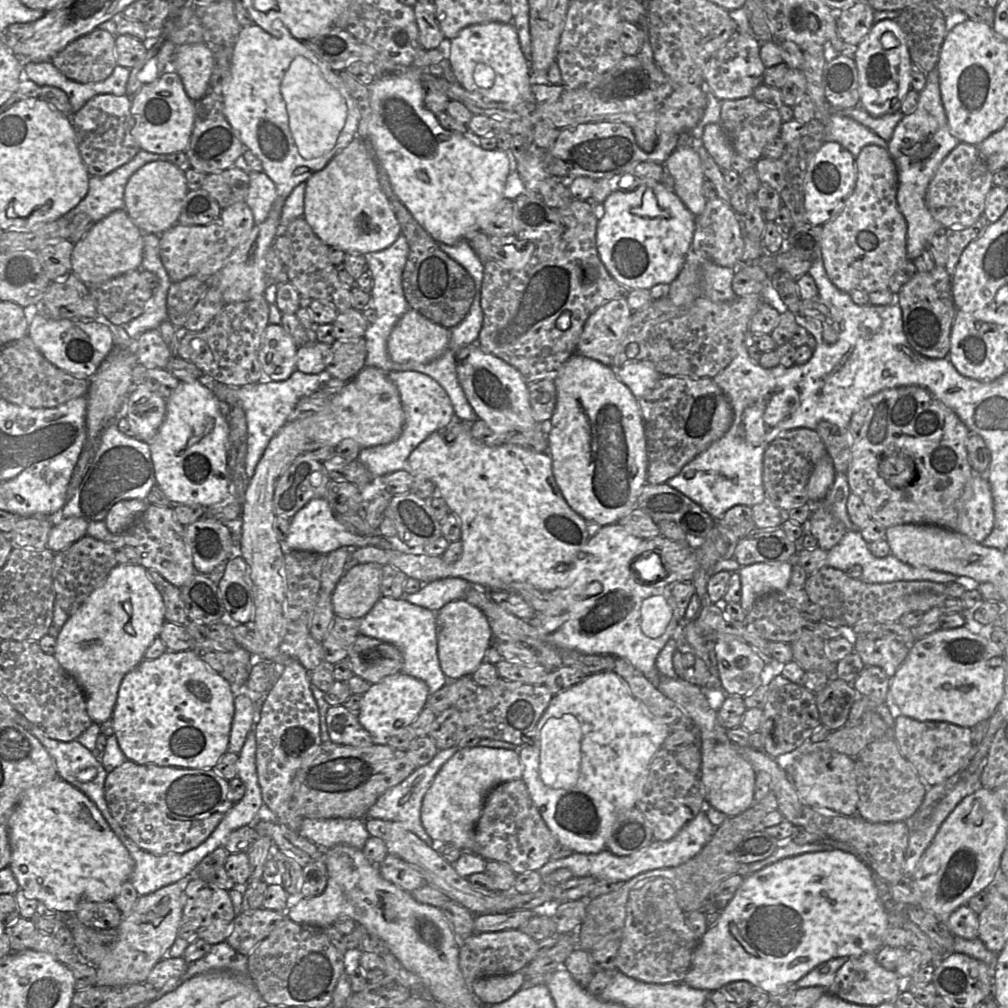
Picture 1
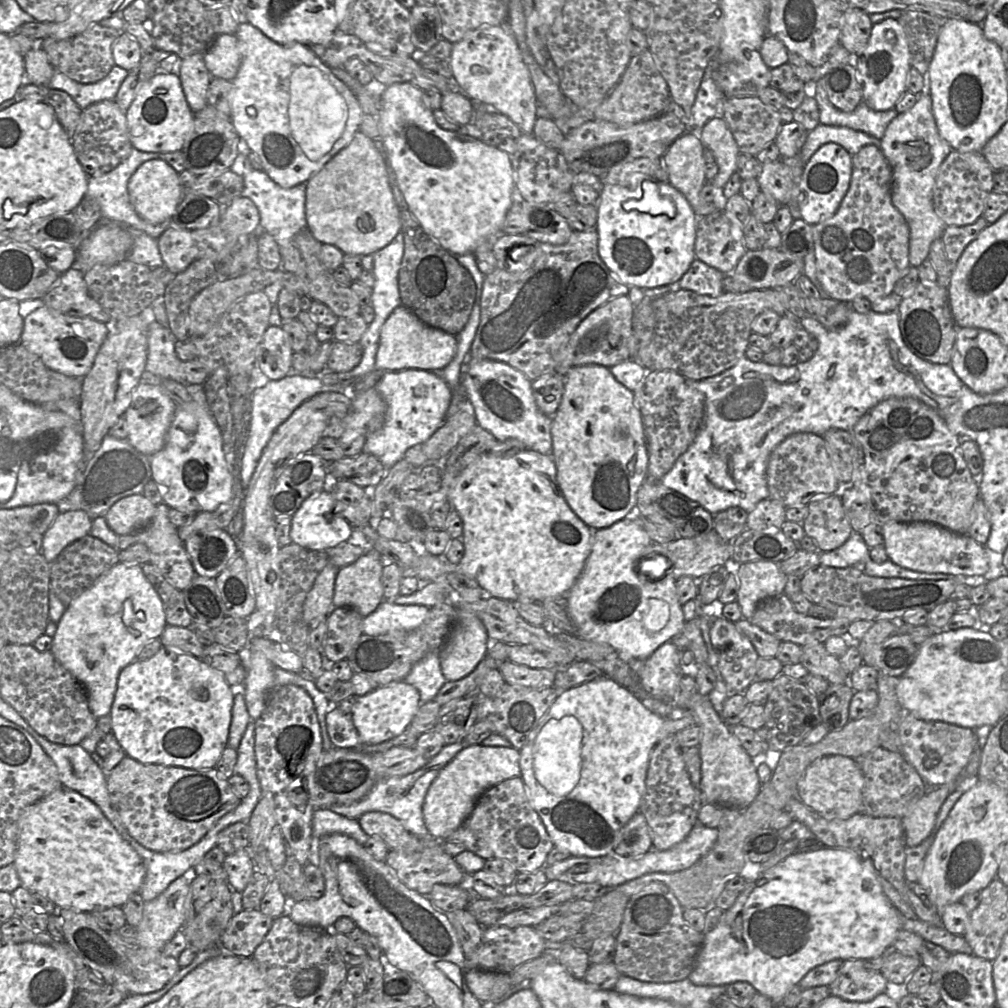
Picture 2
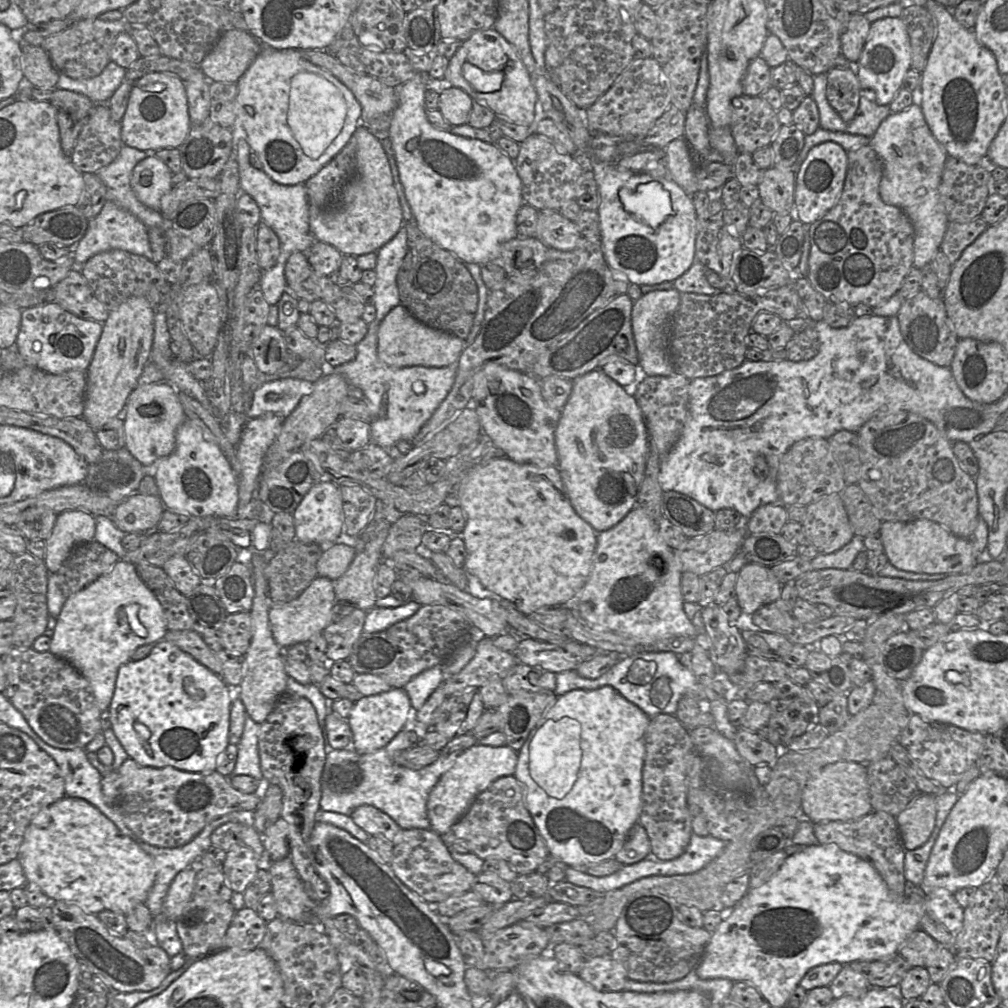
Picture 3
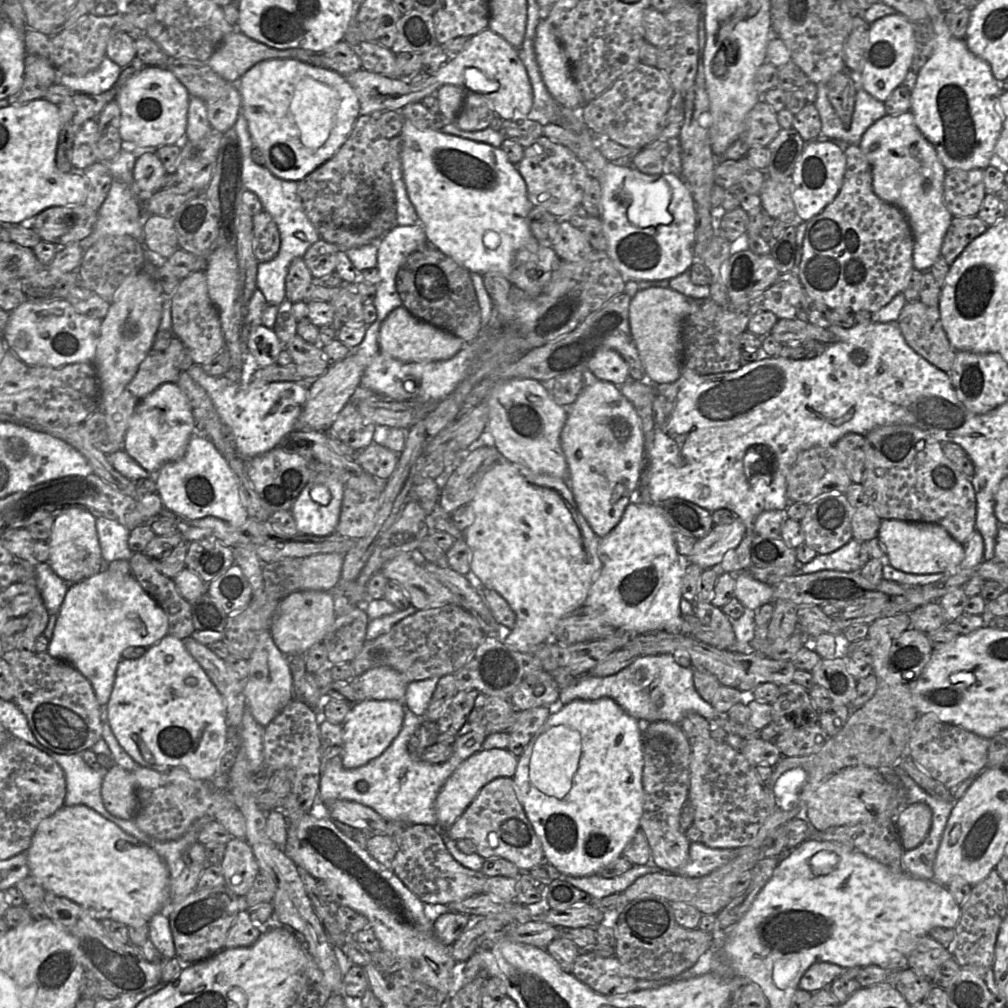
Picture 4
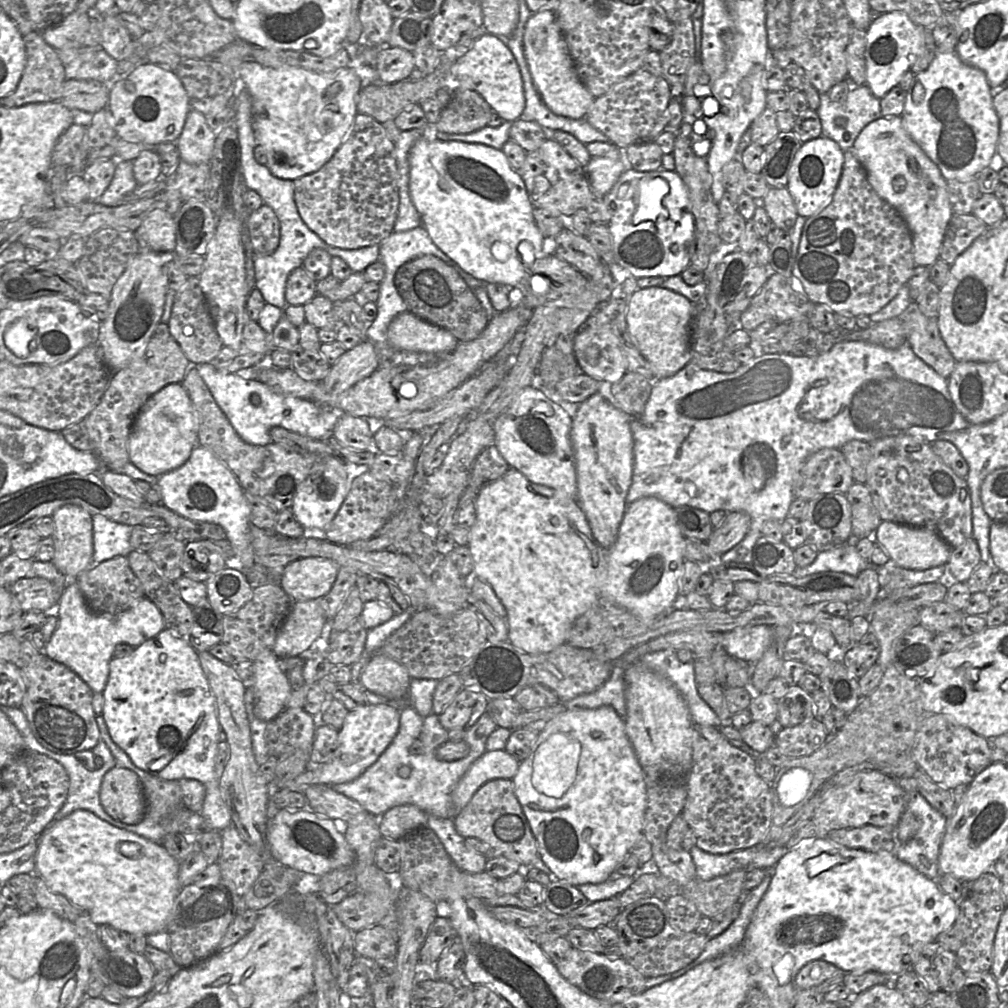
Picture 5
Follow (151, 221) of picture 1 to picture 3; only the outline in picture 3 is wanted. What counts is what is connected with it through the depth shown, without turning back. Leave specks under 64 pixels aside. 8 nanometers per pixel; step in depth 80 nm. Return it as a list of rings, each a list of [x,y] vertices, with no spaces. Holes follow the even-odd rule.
[[[156,156],[140,161],[131,176],[131,187],[137,199],[145,206],[159,210],[160,201],[172,188],[172,176],[169,167]]]

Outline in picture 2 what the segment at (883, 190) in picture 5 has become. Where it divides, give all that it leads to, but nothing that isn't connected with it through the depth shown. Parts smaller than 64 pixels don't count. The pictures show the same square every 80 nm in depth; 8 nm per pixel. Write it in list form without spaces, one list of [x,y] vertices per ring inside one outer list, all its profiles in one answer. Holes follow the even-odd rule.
[[[915,95],[918,95],[916,104],[889,123],[879,140],[879,148],[892,169],[892,203],[909,226],[910,266],[918,267],[929,257],[932,242],[942,236],[946,227],[935,211],[933,190],[939,168],[952,148],[939,134],[930,95]]]

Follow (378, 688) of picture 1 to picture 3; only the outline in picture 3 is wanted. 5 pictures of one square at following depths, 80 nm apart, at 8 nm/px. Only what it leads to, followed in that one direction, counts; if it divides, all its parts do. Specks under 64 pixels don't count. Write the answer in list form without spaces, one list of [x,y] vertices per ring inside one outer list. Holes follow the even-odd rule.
[[[391,688],[377,695],[363,696],[355,702],[347,721],[353,734],[352,748],[360,755],[386,746],[404,727],[412,706],[403,688]]]

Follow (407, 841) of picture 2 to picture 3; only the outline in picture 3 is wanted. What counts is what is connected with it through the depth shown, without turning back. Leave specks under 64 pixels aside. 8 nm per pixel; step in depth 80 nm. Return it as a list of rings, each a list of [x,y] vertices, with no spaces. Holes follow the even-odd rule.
[[[362,805],[350,815],[352,820],[370,836],[393,842],[401,827],[386,813],[371,805]]]

